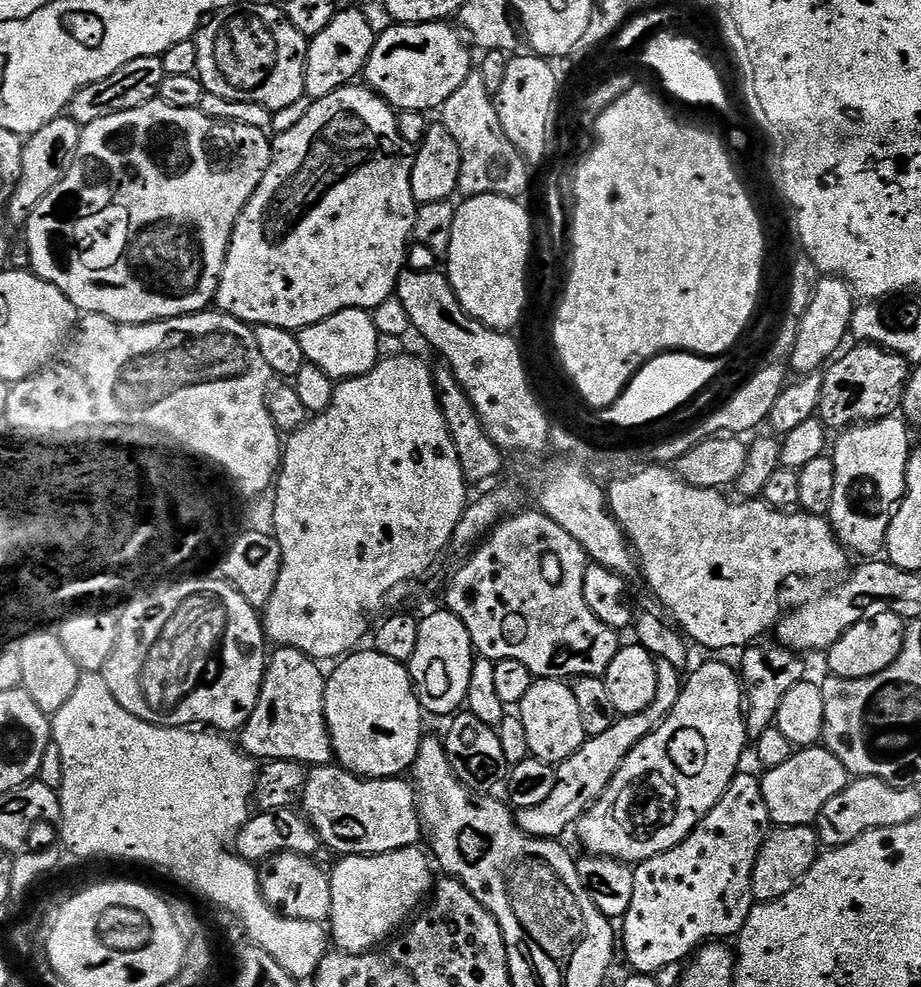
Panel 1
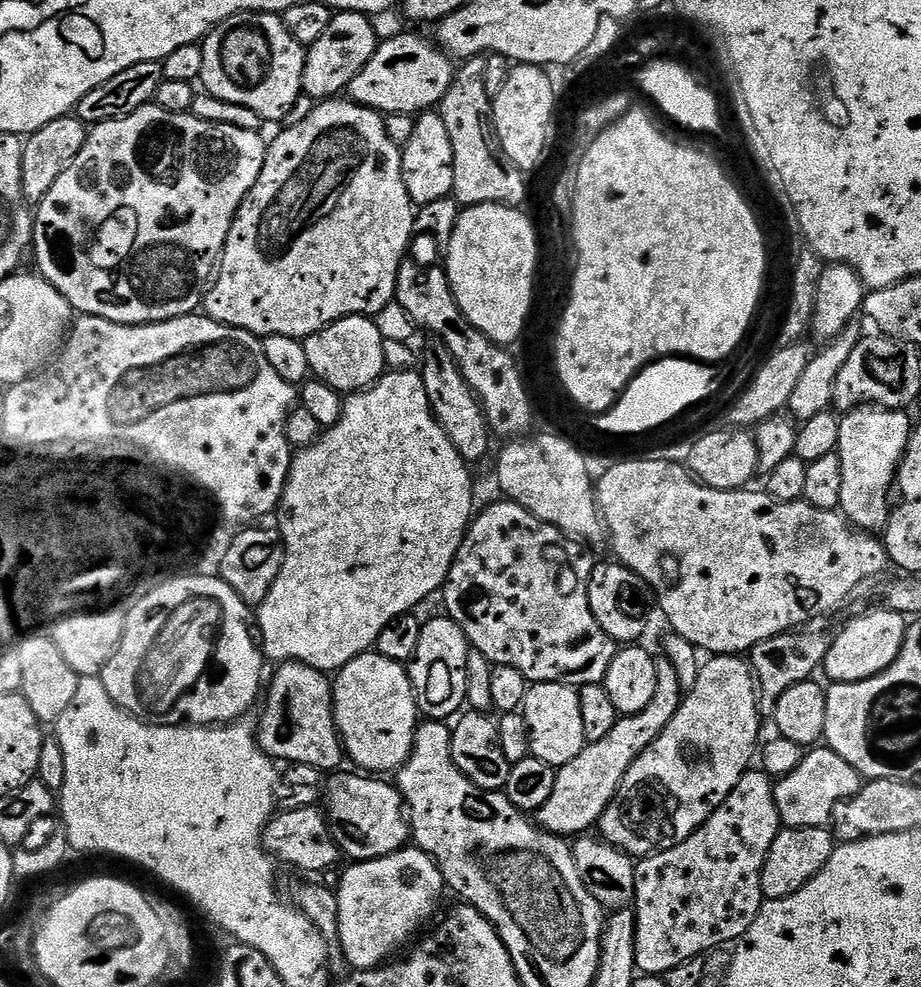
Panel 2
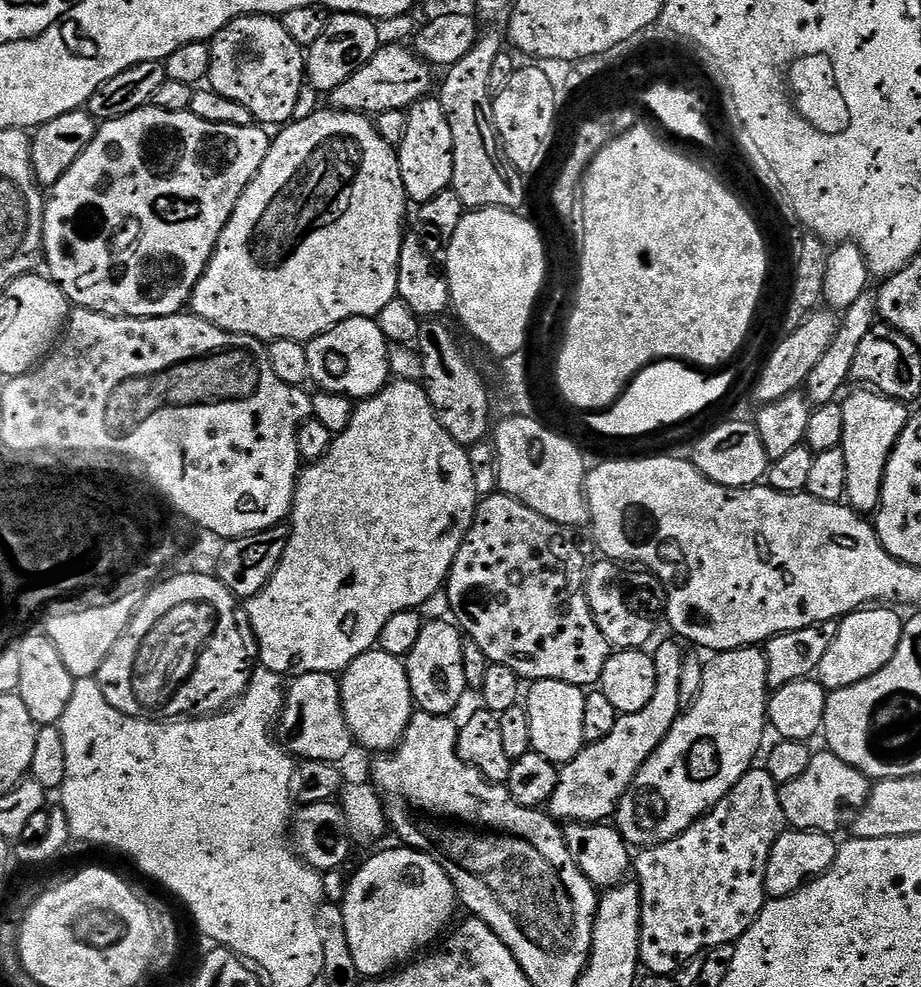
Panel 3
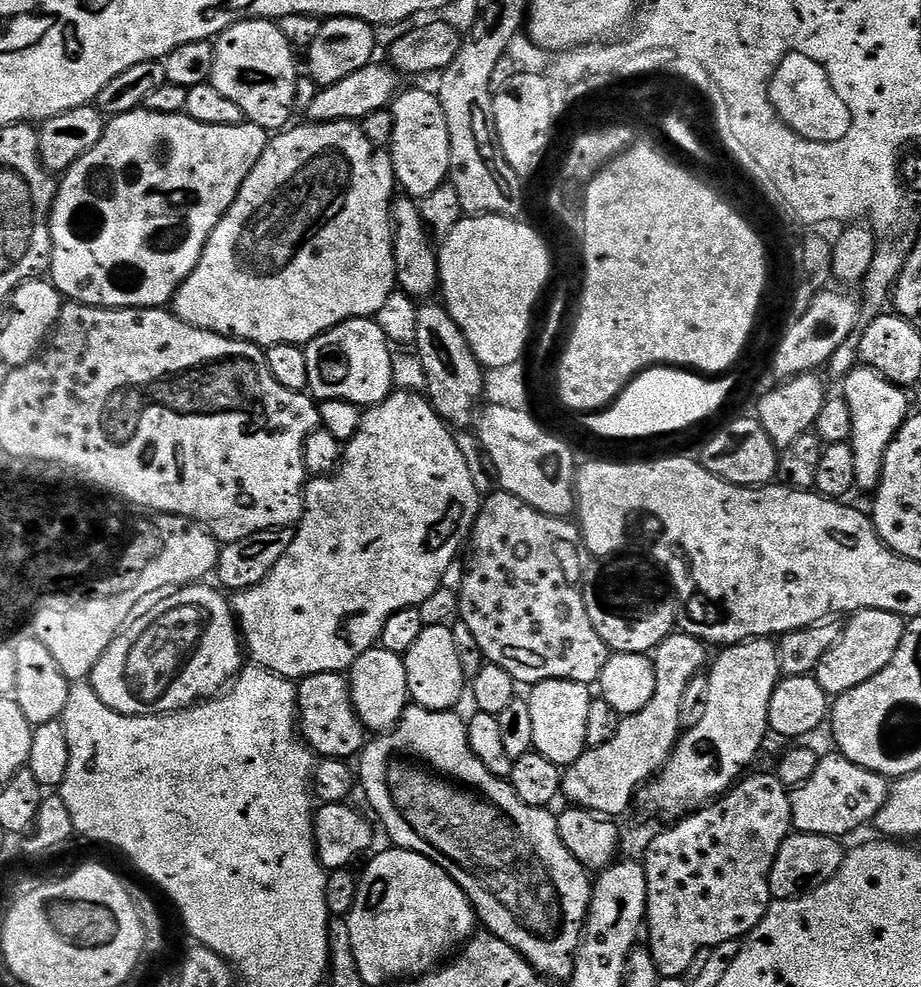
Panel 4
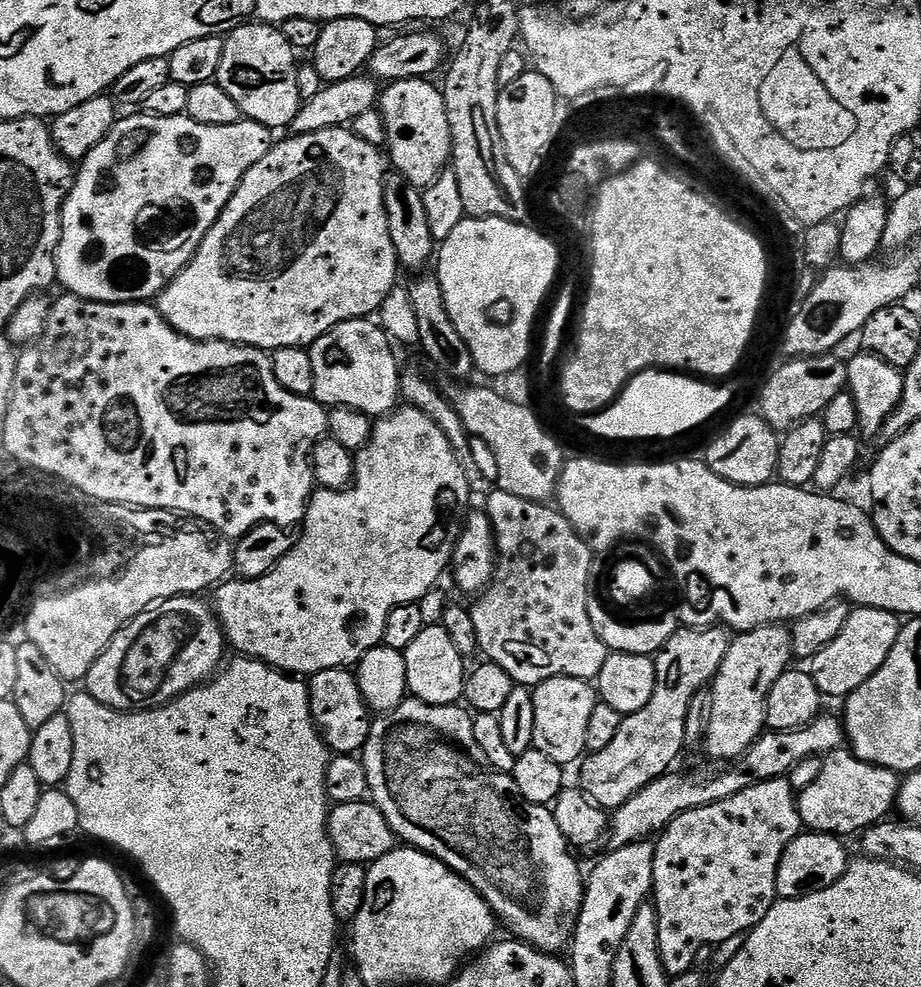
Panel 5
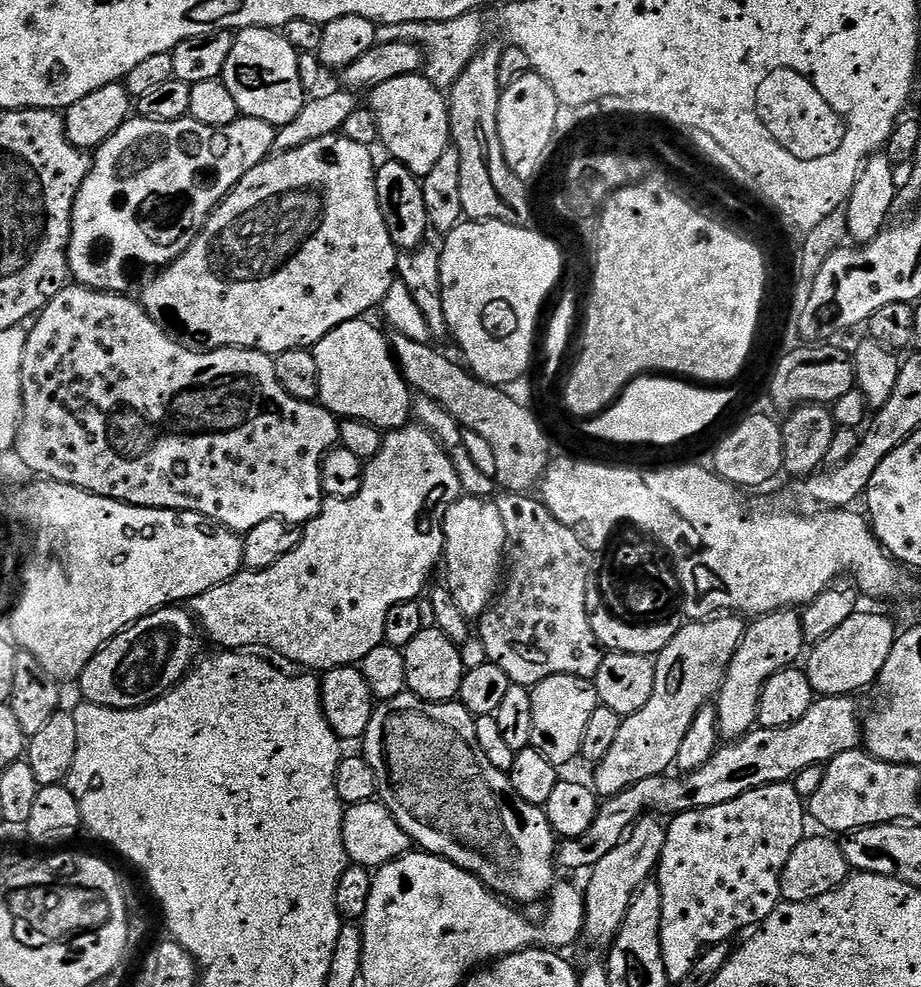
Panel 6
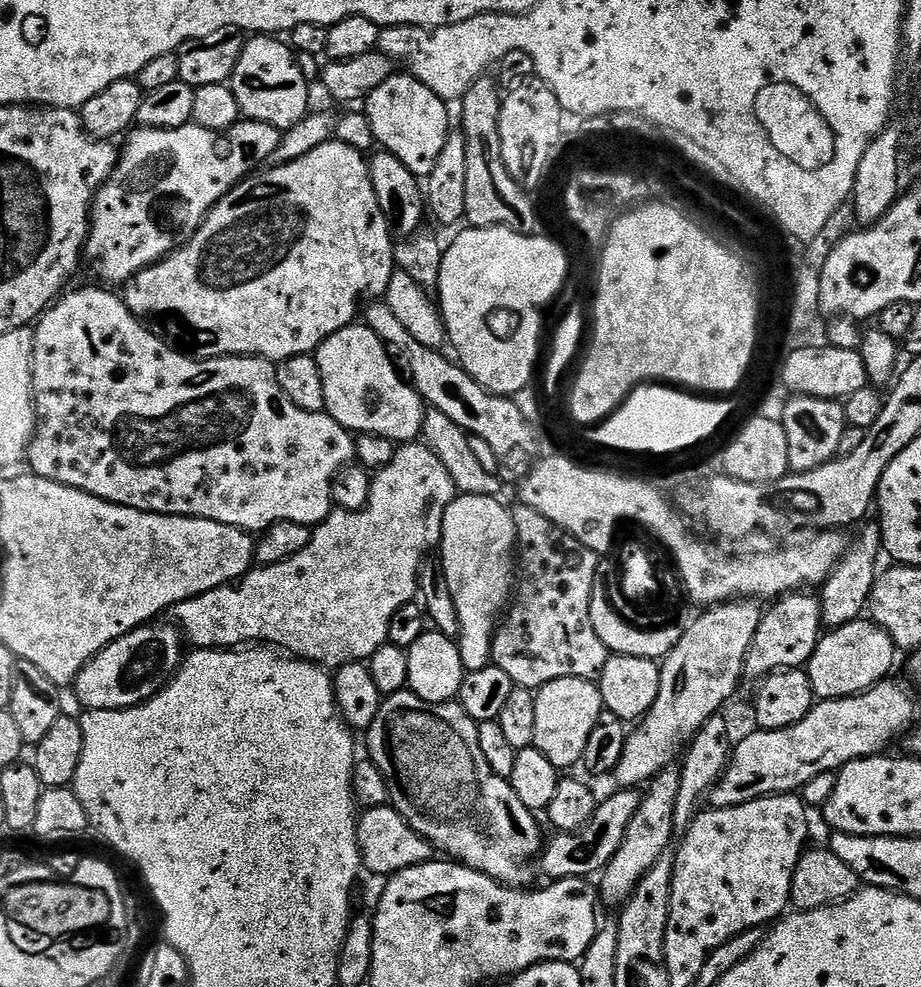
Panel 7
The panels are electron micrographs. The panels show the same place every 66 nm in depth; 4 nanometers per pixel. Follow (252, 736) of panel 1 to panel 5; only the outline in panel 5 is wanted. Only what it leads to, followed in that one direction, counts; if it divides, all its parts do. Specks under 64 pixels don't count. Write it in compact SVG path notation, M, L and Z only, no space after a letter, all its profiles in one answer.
M335 668L317 672L311 677L308 693L316 729L320 731L320 736L328 747L329 753L341 756L363 753L366 742L370 738L373 717L356 681L355 671Z

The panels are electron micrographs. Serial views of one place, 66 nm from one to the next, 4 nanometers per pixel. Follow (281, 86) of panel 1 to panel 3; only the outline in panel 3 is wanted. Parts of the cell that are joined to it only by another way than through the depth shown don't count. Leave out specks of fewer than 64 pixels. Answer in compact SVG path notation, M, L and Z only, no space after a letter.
M239 16L210 41L210 70L207 83L211 91L222 94L250 110L253 121L261 125L284 126L293 119L299 90L306 84L306 56L294 38L286 34L283 23L274 16Z

